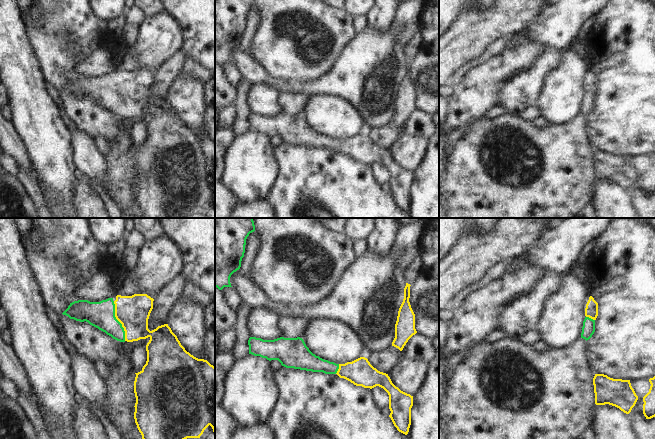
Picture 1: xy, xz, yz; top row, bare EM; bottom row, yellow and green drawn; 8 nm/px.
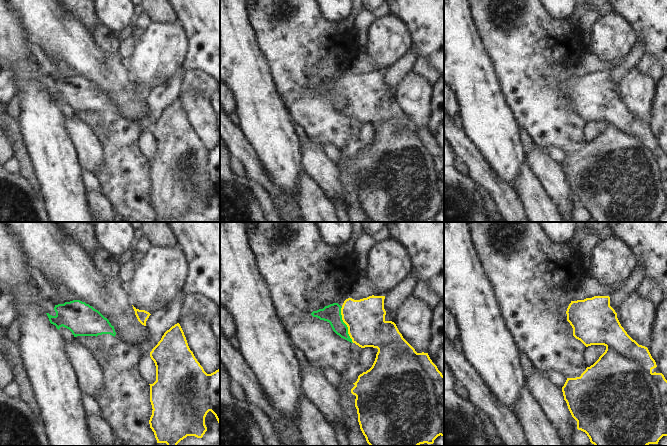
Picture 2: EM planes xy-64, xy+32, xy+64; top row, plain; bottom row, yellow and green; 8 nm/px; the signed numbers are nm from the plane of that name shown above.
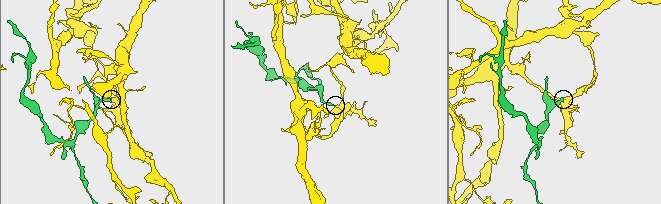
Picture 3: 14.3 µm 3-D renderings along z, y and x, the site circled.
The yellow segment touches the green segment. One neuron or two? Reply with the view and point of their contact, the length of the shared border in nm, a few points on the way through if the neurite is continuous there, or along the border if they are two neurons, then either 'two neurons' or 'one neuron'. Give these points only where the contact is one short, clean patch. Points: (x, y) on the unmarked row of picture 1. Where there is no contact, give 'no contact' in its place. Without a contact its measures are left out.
xy (118, 96) | 340 nm | across xy (133, 88), (125, 95), (118, 96), (107, 91), (101, 91) | one neuron

